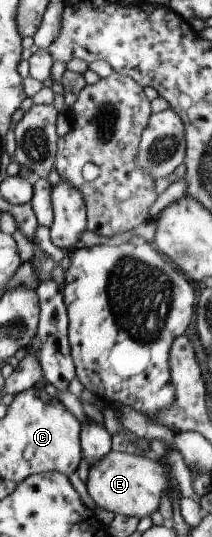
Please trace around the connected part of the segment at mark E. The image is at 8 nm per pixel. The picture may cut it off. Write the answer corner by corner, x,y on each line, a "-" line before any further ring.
109,450
107,455
101,456
91,465
84,483
86,491
95,506
97,505
97,507
101,507
105,511
112,511
114,514
135,516
138,519
157,511
161,494
168,494
171,484
172,482
169,479
167,468
164,466
163,461
156,461
149,455
118,452
115,450

